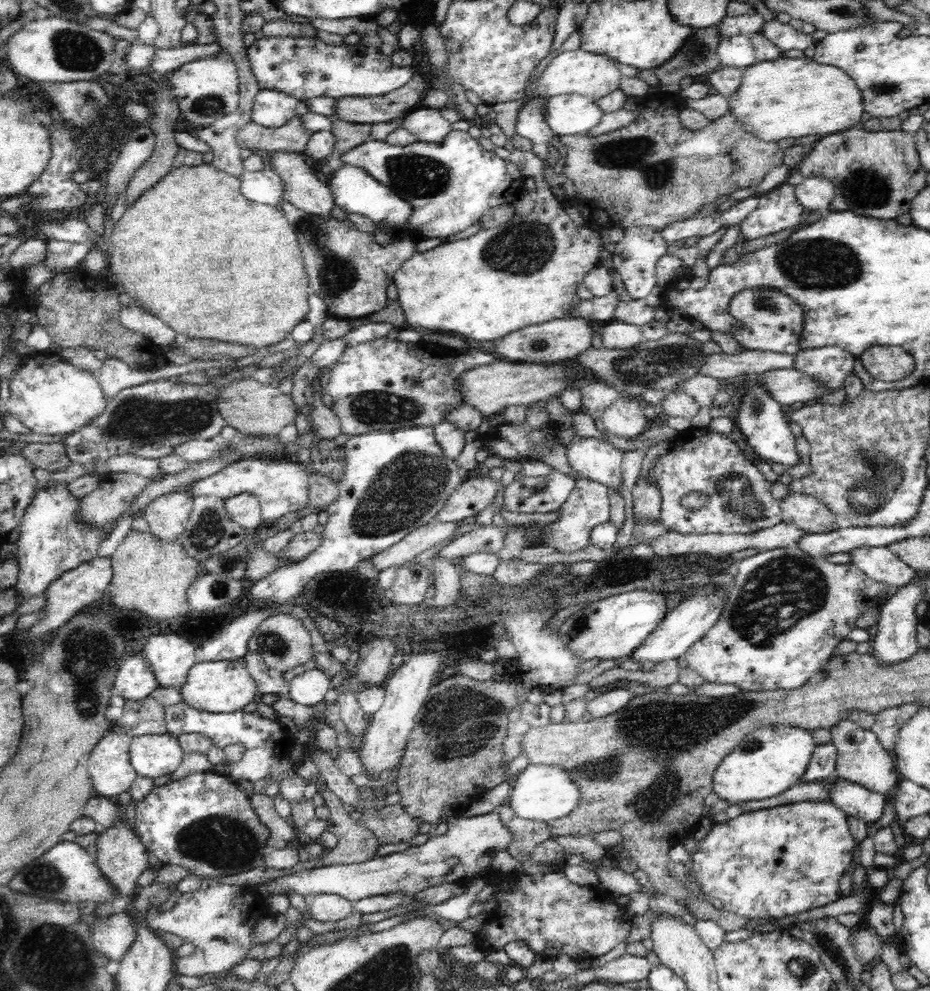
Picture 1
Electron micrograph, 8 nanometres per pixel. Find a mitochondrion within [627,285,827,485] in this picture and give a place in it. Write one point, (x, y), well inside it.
(762, 301)

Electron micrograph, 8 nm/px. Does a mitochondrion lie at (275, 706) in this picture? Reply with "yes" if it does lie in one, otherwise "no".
no

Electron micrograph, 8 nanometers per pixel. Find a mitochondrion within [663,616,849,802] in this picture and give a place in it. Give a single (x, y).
(751, 741)

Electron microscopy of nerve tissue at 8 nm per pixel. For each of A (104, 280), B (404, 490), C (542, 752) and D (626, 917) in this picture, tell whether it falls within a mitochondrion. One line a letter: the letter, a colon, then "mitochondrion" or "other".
A: other
B: mitochondrion
C: other
D: other

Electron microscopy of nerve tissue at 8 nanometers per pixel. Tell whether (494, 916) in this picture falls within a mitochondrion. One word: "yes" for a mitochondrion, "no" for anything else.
no

